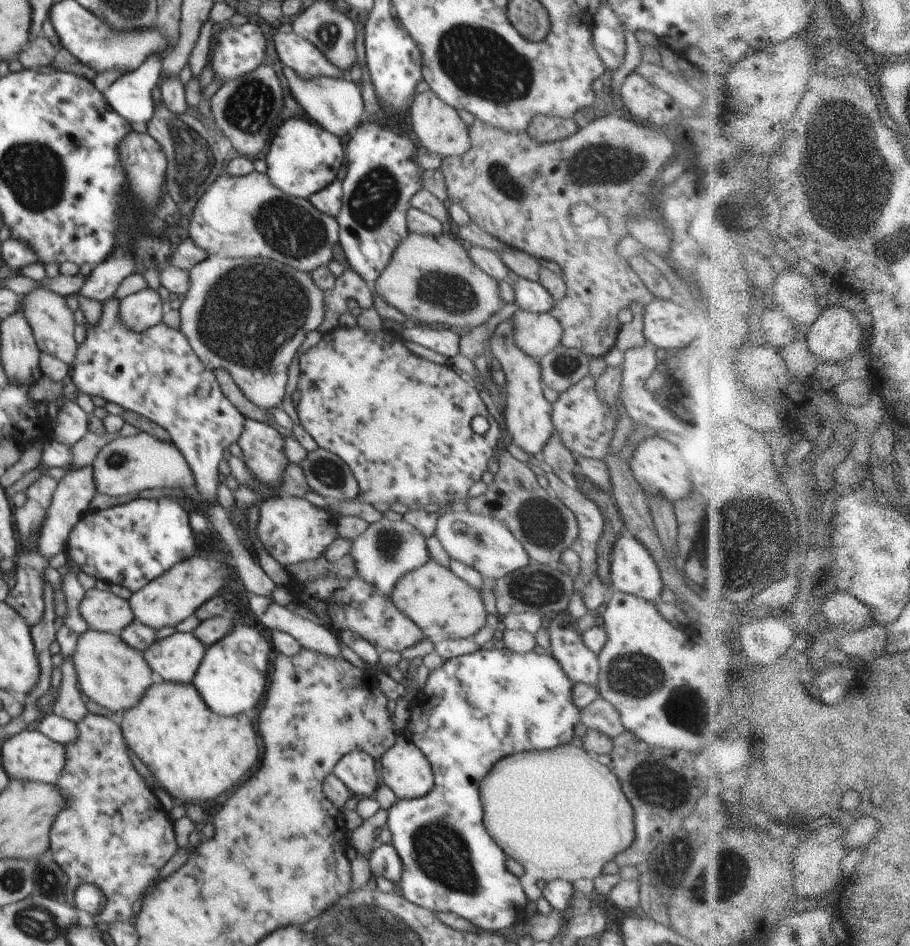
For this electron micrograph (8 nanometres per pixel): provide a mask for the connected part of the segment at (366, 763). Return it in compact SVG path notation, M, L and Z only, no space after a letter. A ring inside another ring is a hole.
M362 751L344 755L335 764L333 772L358 799L375 796L381 783L375 760Z

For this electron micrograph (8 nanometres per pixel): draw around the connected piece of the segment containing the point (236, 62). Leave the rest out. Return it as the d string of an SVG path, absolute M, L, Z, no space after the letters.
M250 22L236 28L218 28L214 34L218 35L219 42L212 56L212 68L223 84L251 73L264 60L265 38L261 29Z

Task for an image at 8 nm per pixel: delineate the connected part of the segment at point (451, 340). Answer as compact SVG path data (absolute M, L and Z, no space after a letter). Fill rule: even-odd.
M414 326L410 330L406 330L406 334L402 334L404 340L412 340L428 350L434 350L442 356L446 356L446 360L454 358L459 353L459 335L452 332L448 328L420 328Z

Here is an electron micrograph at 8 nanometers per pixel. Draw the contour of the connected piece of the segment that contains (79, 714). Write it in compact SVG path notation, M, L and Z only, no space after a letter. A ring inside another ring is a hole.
M73 658L63 660L61 664L62 679L49 708L56 716L78 724L89 712L86 709L85 696L77 686L77 674Z

